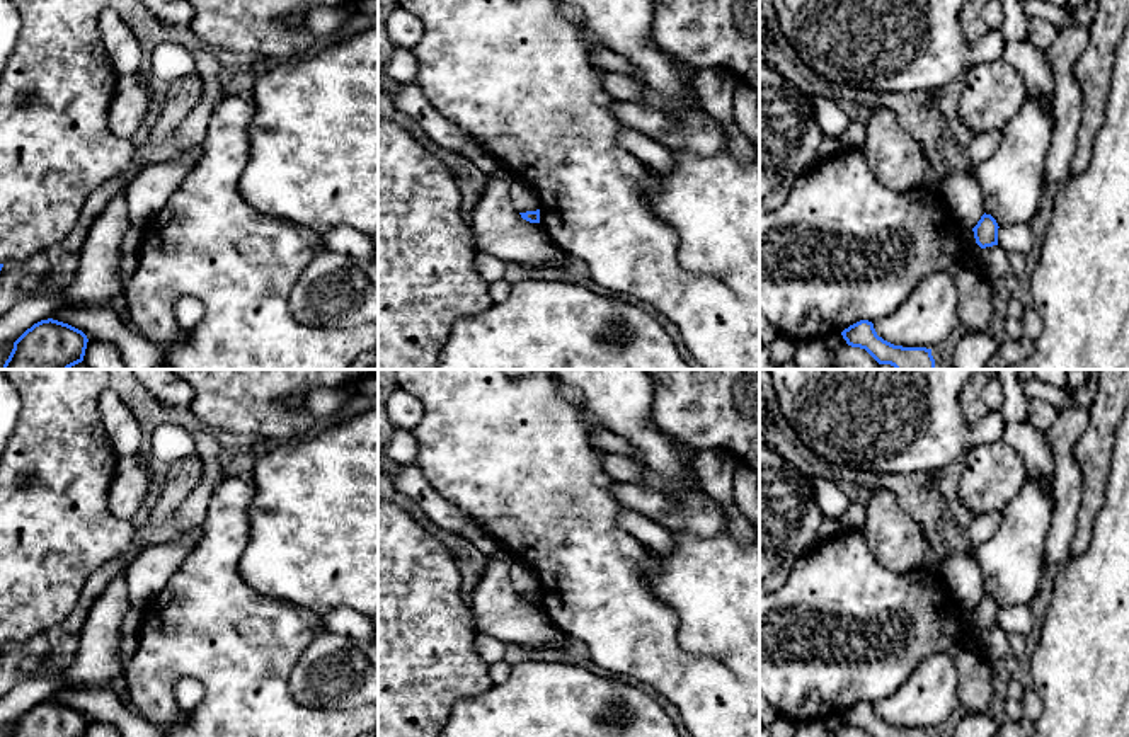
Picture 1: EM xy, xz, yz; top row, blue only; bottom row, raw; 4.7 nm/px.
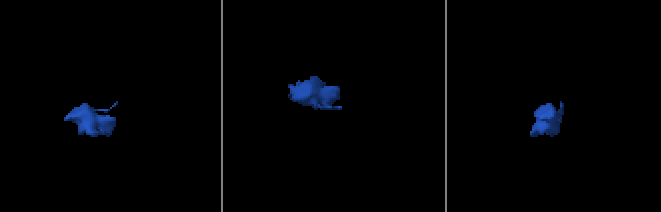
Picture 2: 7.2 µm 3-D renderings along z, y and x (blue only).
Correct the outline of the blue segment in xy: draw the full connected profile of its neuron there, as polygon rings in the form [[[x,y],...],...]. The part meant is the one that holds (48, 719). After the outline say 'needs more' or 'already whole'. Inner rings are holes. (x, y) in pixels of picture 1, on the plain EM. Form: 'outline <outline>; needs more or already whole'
outline [[[58,701],[34,705],[15,723],[10,737],[85,737],[87,717]]]; already whole

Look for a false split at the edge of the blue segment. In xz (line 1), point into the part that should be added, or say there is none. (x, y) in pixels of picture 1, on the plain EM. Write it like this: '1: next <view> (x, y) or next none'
1: next none

